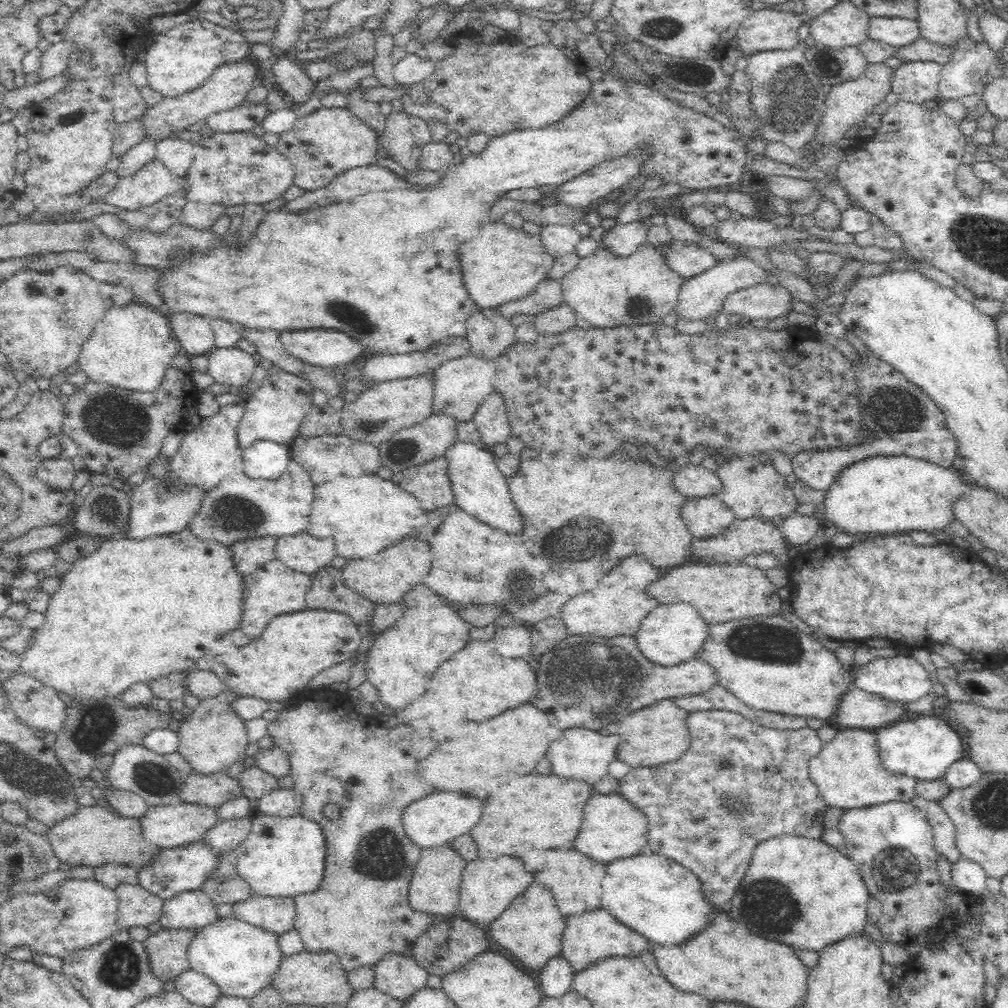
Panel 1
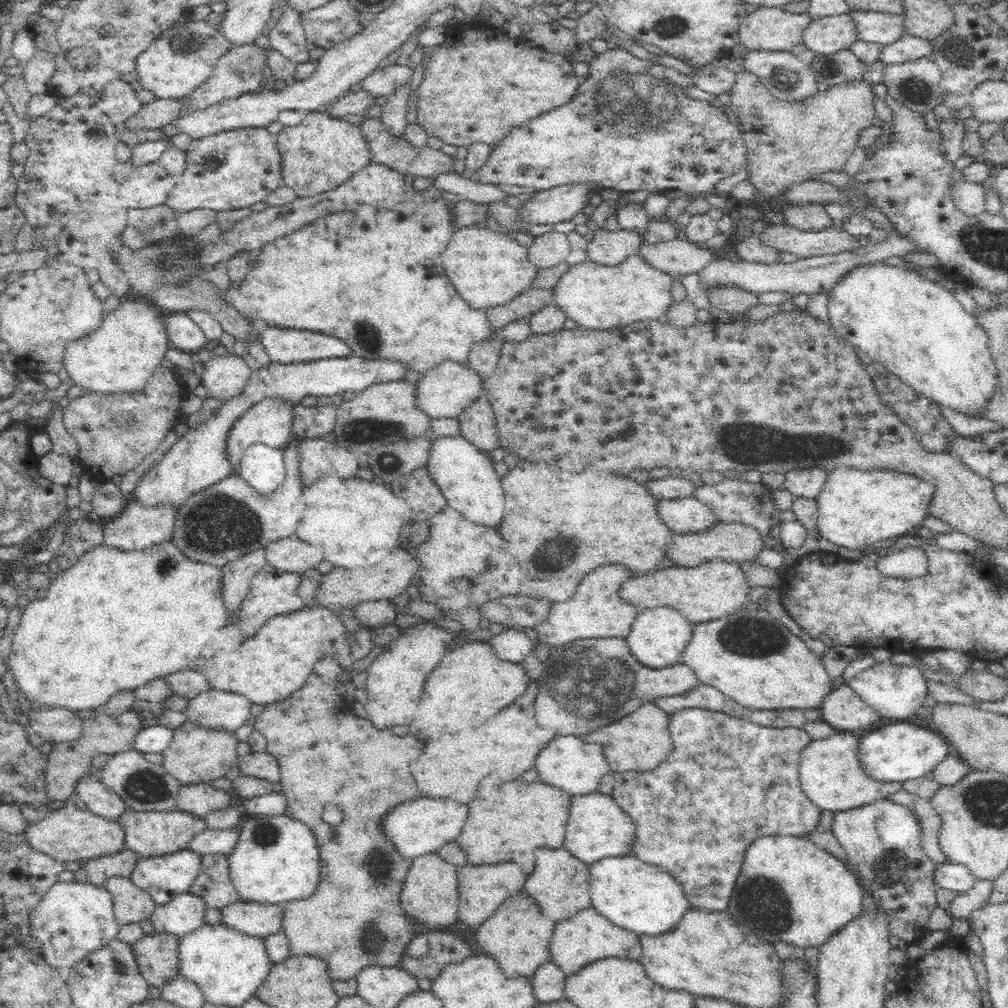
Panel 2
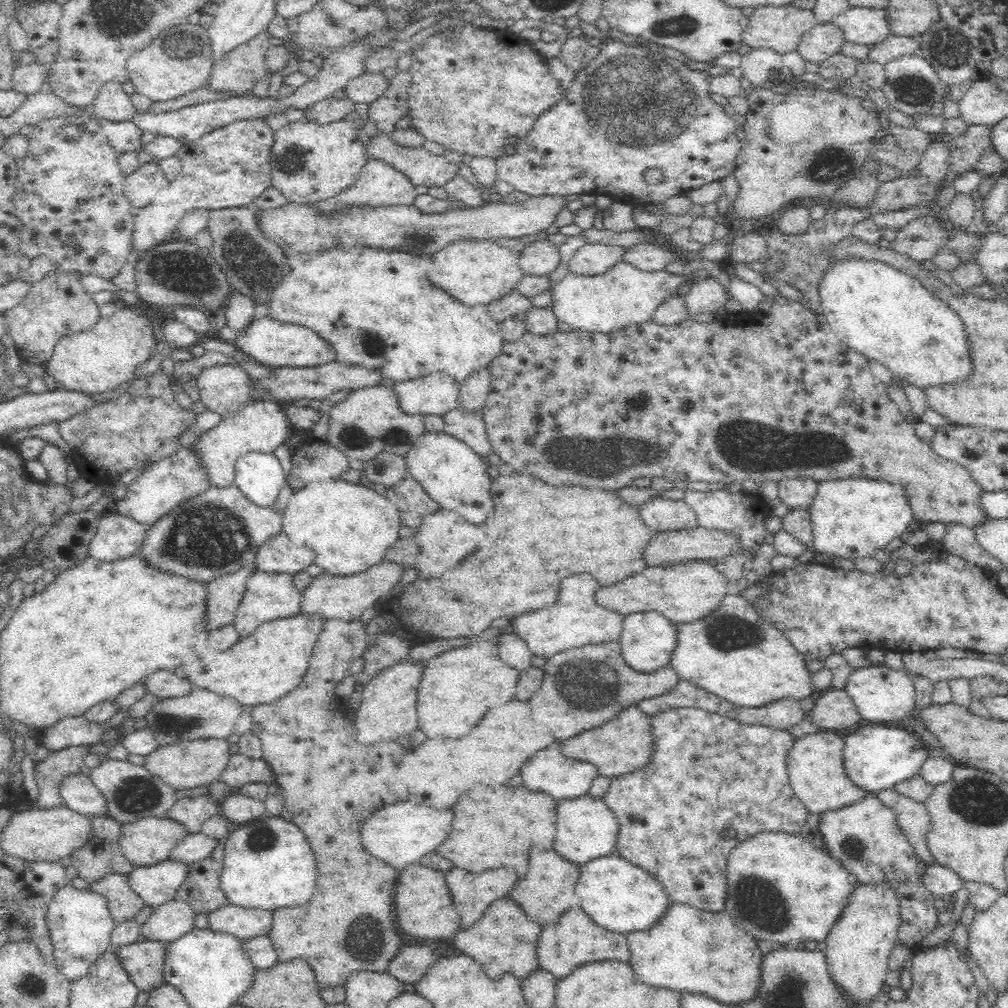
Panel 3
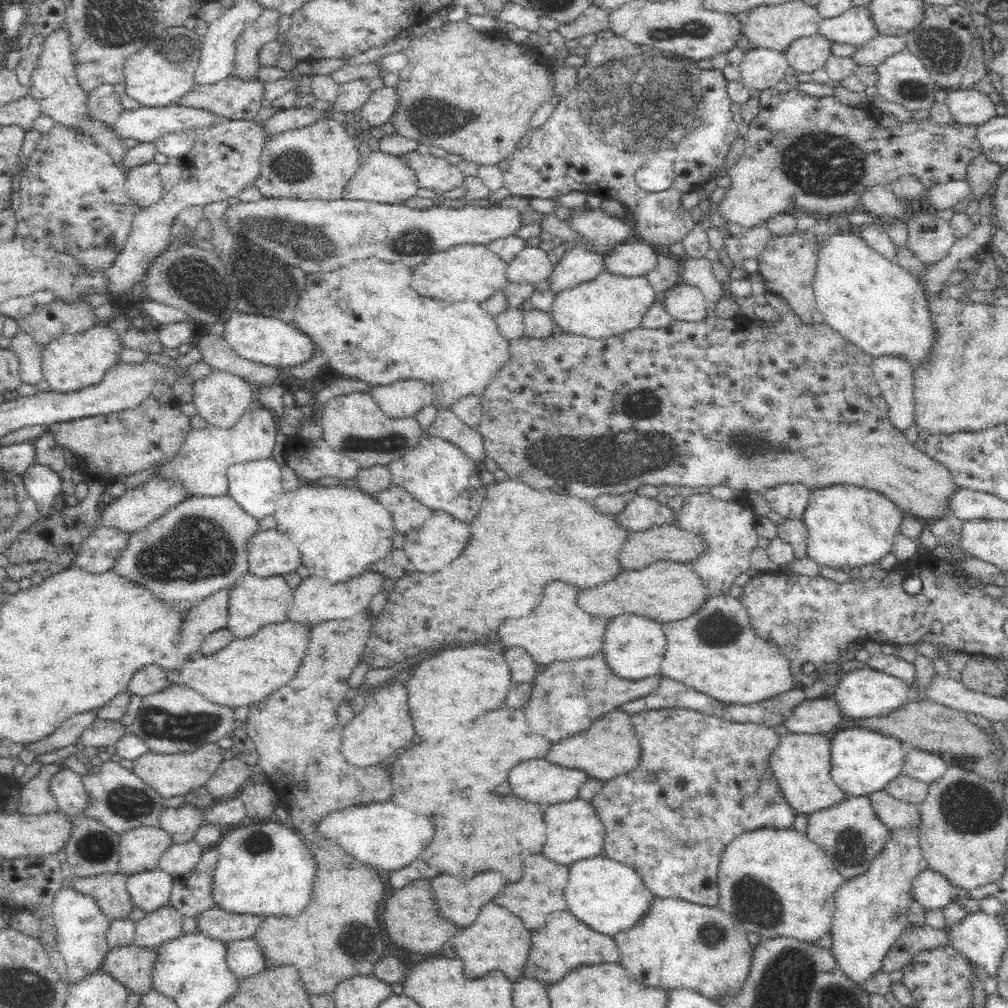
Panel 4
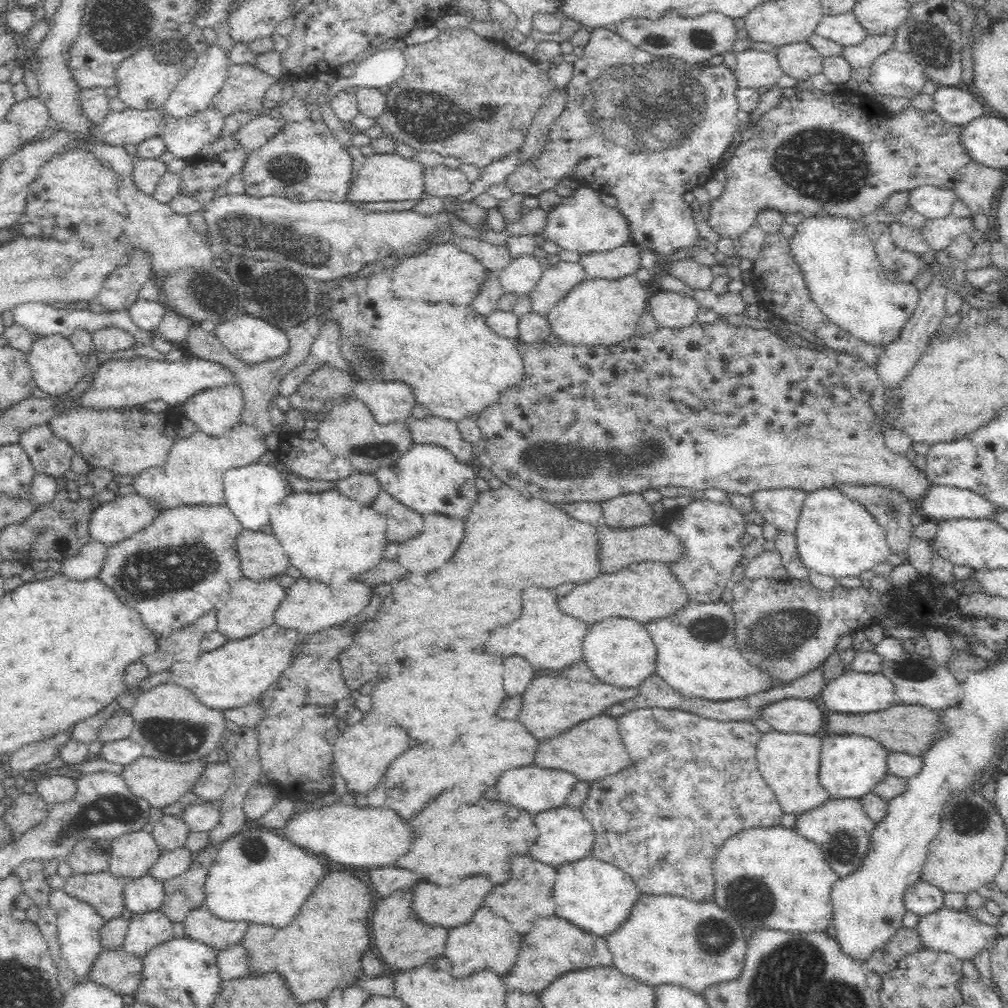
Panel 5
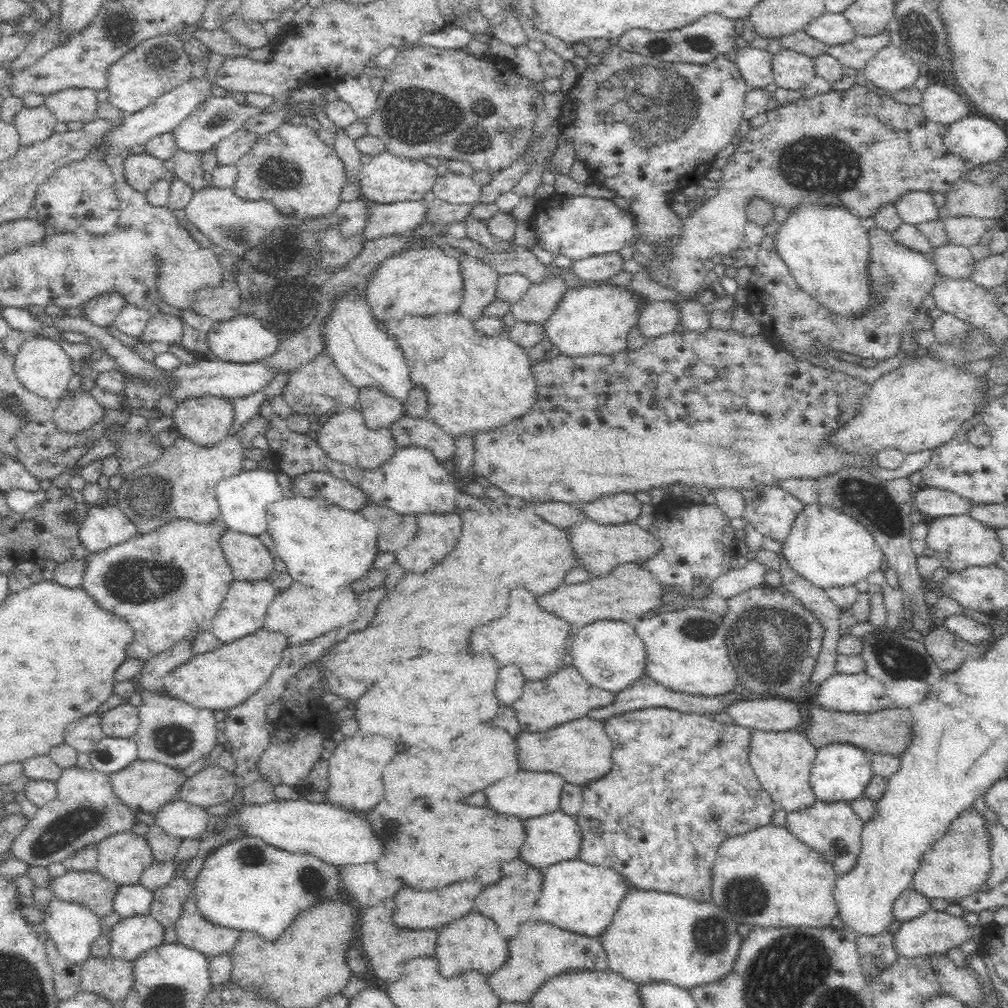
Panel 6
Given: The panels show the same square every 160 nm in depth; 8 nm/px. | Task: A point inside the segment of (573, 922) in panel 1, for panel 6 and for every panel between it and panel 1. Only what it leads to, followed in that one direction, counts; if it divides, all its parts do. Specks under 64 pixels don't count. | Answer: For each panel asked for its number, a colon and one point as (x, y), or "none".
2: (588, 936)
3: (576, 940)
4: (565, 942)
5: (555, 946)
6: (542, 949)

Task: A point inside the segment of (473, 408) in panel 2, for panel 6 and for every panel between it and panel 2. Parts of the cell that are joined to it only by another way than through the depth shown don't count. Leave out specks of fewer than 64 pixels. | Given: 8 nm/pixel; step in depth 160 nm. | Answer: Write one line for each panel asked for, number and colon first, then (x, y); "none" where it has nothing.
3: (467, 425)
4: (447, 425)
5: (431, 429)
6: (409, 431)

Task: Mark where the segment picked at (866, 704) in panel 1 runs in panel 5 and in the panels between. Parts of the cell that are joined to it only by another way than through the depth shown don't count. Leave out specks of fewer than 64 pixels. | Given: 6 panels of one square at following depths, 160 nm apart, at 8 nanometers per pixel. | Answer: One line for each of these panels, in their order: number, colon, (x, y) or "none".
2: (843, 708)
3: (834, 709)
4: (823, 714)
5: (792, 715)

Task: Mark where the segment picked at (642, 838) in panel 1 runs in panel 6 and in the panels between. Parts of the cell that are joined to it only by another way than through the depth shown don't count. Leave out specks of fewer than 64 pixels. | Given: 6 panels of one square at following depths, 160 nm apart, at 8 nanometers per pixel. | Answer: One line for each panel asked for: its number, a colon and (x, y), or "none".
2: (598, 828)
3: (587, 828)
4: (575, 832)
5: (566, 835)
6: (554, 837)

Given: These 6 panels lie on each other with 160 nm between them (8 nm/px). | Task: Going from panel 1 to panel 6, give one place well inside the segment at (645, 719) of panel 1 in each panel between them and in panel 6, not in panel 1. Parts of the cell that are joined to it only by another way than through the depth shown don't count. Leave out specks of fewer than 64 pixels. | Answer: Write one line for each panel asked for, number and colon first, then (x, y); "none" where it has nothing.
2: (639, 741)
3: (626, 743)
4: (610, 747)
5: (594, 749)
6: (580, 750)

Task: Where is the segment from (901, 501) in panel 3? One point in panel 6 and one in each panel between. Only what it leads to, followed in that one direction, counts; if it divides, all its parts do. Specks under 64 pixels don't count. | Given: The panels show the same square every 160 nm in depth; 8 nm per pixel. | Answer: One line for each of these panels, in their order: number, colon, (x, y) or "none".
4: (850, 527)
5: (837, 536)
6: (827, 547)

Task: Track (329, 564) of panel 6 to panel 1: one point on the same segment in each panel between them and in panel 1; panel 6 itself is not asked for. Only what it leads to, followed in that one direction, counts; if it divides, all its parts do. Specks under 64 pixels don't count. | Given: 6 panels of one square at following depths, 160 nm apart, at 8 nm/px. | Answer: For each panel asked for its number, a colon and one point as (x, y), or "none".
1: (364, 514)
2: (357, 522)
3: (350, 526)
4: (339, 530)
5: (330, 538)

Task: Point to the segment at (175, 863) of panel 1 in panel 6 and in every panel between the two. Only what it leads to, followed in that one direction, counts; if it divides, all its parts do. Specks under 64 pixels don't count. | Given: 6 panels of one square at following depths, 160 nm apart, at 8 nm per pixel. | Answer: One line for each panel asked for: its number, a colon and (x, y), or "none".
2: (163, 876)
3: (158, 883)
4: (150, 890)
5: (146, 893)
6: (134, 899)

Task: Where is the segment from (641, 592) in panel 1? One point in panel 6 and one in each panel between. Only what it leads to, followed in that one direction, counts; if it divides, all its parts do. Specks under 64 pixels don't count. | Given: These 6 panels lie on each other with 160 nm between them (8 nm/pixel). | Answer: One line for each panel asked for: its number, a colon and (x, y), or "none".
2: (598, 609)
3: (577, 618)
4: (557, 629)
5: (549, 638)
6: (536, 640)

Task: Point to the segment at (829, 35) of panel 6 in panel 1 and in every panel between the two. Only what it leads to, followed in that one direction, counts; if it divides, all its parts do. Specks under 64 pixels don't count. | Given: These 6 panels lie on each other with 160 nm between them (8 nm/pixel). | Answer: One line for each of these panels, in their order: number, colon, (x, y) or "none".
1: (899, 32)
2: (883, 28)
3: (868, 26)
4: (856, 27)
5: (845, 29)

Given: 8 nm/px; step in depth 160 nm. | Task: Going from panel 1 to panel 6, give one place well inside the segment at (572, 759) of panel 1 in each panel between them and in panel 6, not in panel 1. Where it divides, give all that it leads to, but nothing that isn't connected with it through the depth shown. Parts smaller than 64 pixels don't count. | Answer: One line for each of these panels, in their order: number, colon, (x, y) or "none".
2: (570, 762)
3: (550, 771)
4: (539, 780)
5: (531, 787)
6: (527, 794)

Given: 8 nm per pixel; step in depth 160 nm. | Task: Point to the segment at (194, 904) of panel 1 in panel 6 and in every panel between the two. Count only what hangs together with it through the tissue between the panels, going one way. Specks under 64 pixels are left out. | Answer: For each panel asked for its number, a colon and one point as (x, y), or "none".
2: (185, 912)
3: (169, 921)
4: (158, 926)
5: (146, 930)
6: (131, 936)

